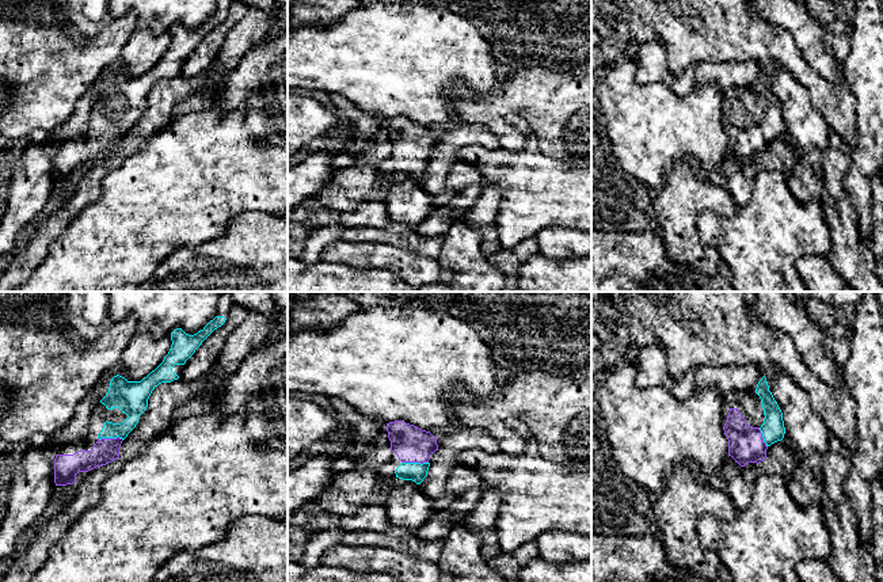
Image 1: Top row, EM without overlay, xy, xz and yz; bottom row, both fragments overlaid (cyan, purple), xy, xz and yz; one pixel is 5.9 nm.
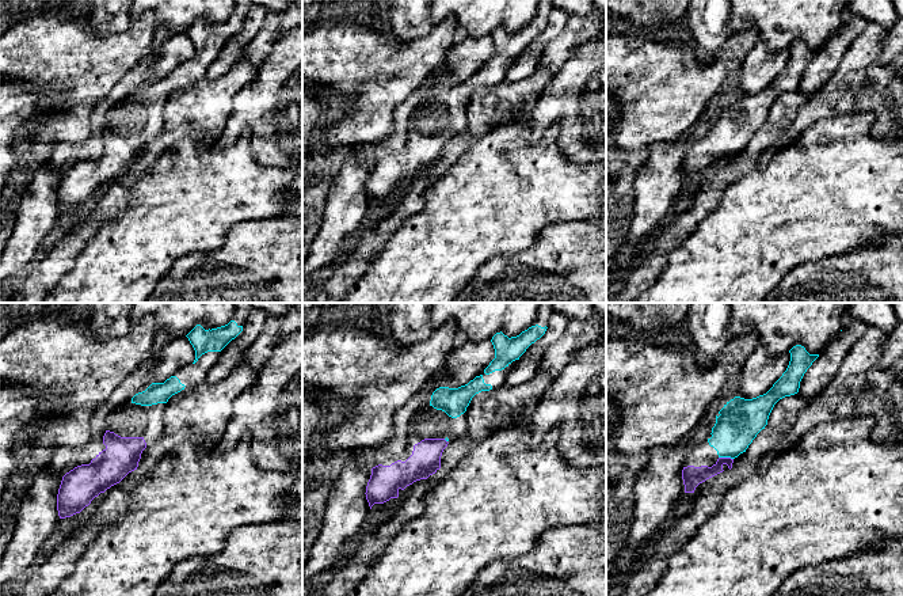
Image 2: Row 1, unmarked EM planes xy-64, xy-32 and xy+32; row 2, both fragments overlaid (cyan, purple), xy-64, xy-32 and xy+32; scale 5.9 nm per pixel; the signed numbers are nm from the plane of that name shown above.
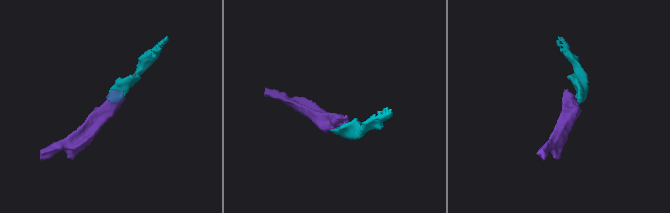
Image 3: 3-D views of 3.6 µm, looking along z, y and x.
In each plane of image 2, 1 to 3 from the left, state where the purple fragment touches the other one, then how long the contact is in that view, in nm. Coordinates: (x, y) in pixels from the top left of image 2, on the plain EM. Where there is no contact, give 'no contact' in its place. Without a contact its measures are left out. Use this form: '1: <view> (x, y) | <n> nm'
1: no contact
2: no contact
3: xy+32 (726, 152) | 90 nm

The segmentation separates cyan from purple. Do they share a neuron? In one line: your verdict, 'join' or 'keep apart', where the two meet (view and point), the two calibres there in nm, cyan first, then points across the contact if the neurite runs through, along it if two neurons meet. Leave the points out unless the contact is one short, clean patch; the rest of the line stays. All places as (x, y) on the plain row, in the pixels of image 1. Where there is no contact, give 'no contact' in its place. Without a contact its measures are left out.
join; meets cyan in xz at (415, 159); 110 nm thick on the cyan side, 220 nm on the other; runs through xz (417, 168), (415, 159), (414, 143), (411, 140)

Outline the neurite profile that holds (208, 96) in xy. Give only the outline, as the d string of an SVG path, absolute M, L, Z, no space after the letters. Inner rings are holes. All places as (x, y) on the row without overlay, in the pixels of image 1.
M225 77L218 83L210 83L201 91L189 94L174 110L170 122L198 109L216 106L227 88Z

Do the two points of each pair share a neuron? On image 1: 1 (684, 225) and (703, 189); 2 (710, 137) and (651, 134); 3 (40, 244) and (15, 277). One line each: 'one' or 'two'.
1: one
2: one
3: one

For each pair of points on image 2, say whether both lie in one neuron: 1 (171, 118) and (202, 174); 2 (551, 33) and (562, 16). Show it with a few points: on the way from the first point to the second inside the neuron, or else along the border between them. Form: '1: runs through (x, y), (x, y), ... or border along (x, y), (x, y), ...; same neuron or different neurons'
1: border along (171, 136), (202, 133), (202, 147), (213, 137); different neurons
2: runs through (553, 29), (557, 21); same neuron

